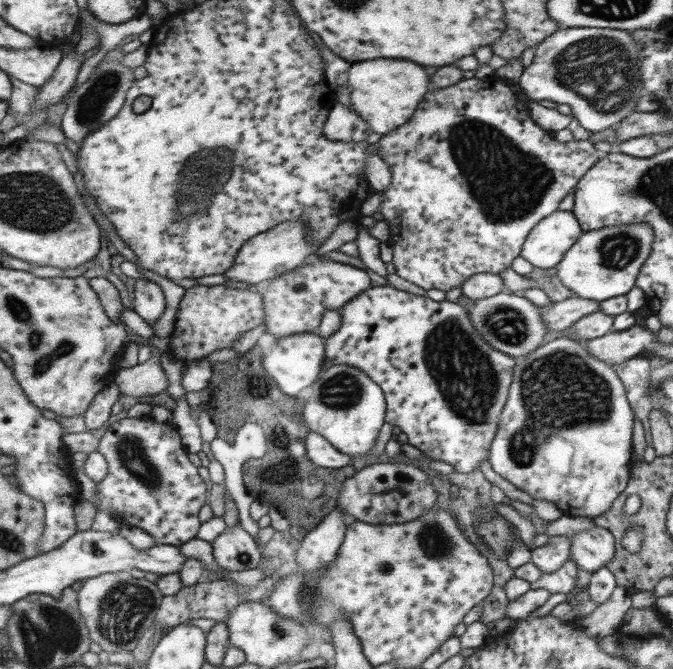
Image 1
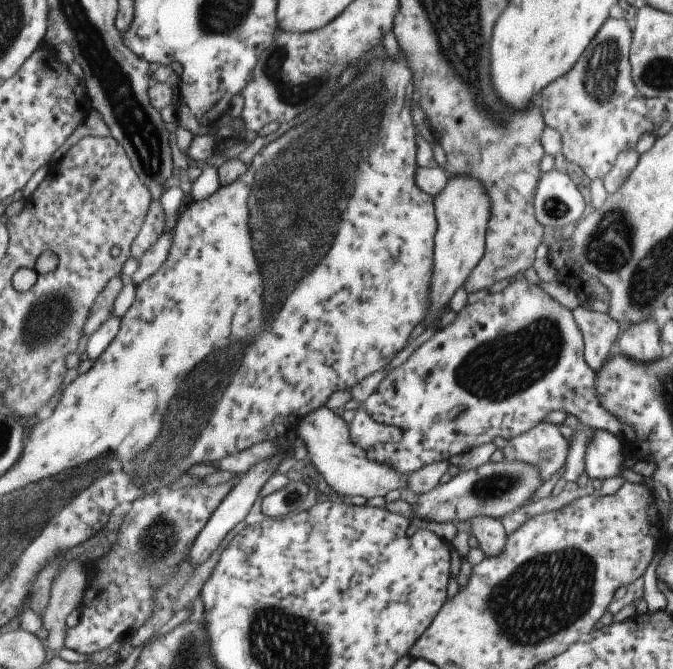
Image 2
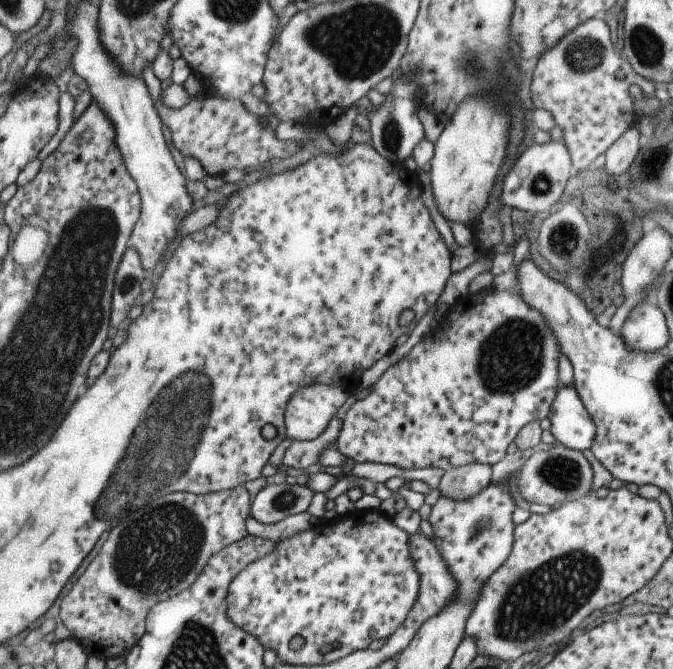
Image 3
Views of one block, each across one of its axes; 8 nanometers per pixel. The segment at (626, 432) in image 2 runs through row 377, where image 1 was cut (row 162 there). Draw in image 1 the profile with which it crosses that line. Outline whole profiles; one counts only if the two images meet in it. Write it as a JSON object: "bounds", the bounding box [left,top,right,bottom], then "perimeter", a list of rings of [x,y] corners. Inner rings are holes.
{"bounds":[375,77,599,292],"perimeter":[[[475,77],[462,78],[459,82],[455,82],[453,86],[445,87],[445,90],[427,92],[421,98],[421,104],[417,106],[417,112],[413,112],[411,118],[403,126],[381,135],[375,146],[376,150],[380,150],[379,156],[389,167],[391,178],[389,186],[385,190],[381,190],[382,201],[378,206],[378,212],[382,214],[383,220],[388,225],[388,240],[386,242],[391,246],[393,256],[391,262],[398,278],[412,282],[423,290],[435,288],[435,290],[447,292],[450,288],[460,287],[473,274],[495,274],[509,268],[511,260],[520,253],[523,241],[533,226],[542,218],[557,210],[561,199],[574,190],[577,181],[599,158],[598,150],[595,150],[593,143],[575,139],[566,143],[558,142],[552,131],[543,130],[537,123],[534,123],[529,116],[528,100],[526,94],[523,93],[523,89],[516,83],[505,83],[494,77],[486,80],[476,79]]]}

